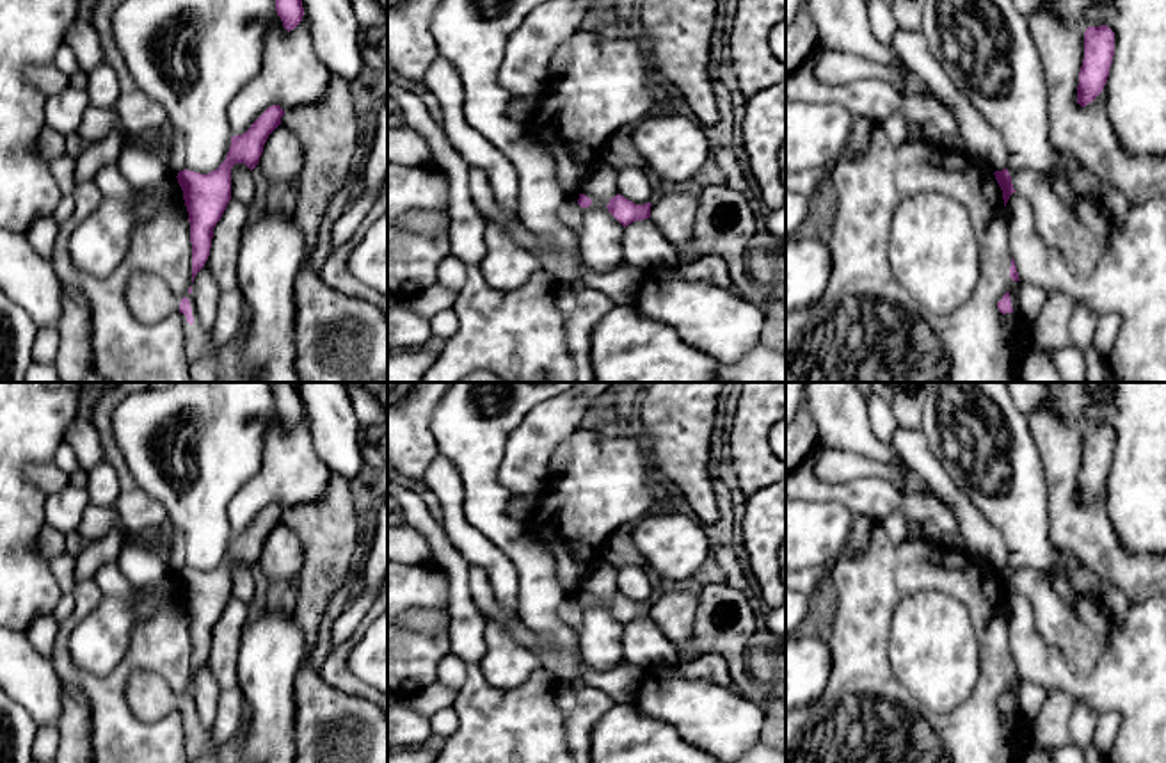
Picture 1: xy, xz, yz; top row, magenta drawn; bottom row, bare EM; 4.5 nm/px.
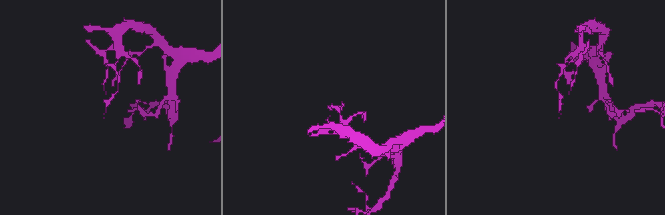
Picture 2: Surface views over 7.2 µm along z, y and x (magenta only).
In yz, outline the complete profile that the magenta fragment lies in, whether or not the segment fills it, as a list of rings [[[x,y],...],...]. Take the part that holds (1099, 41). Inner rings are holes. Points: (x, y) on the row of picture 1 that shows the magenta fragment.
[[[1107,25],[1088,27],[1084,59],[1079,73],[1077,103],[1086,107],[1104,89],[1114,55],[1114,32]]]

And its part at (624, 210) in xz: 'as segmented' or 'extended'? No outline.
as segmented

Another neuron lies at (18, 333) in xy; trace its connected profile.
[[[0,288],[0,382],[25,382],[37,327]]]

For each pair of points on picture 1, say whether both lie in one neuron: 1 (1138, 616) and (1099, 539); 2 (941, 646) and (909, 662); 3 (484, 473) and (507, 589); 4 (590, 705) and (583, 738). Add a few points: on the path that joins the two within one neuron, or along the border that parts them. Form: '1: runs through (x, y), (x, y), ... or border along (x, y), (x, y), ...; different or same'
1: border along (1147, 591), (1140, 598), (1126, 596); different
2: runs through (934, 646), (916, 662); same
3: border along (466, 520), (511, 561), (518, 584); different
4: runs through (587, 714), (583, 717), (583, 730); same

